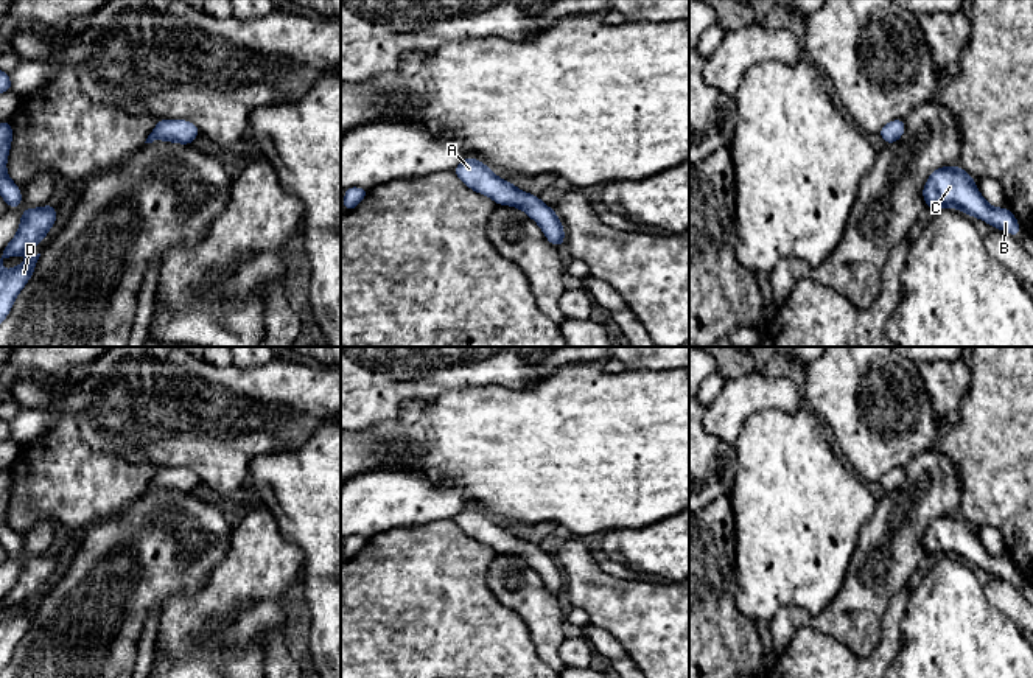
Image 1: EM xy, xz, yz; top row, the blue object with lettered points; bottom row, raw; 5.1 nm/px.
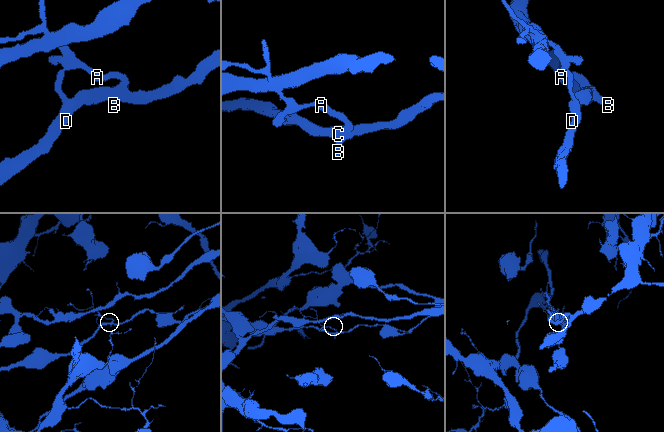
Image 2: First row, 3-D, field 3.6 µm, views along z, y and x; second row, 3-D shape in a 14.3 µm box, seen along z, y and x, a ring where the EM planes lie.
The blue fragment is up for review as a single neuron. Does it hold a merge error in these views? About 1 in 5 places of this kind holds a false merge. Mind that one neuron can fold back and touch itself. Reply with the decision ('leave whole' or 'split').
split

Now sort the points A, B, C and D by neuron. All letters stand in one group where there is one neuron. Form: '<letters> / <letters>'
A / B C D

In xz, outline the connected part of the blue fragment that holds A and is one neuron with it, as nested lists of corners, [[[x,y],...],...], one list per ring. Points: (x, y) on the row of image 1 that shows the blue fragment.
[[[467,157],[465,160],[462,160],[462,162],[453,170],[453,173],[454,173],[470,190],[478,191],[478,193],[481,193],[481,194],[485,194],[485,196],[492,197],[498,205],[501,205],[501,202],[492,196],[492,188],[496,185],[496,182],[498,182],[498,179],[499,179],[499,177],[492,171],[492,168],[488,168],[487,165],[484,165],[482,162],[479,162],[479,160],[476,160],[476,159]]]

